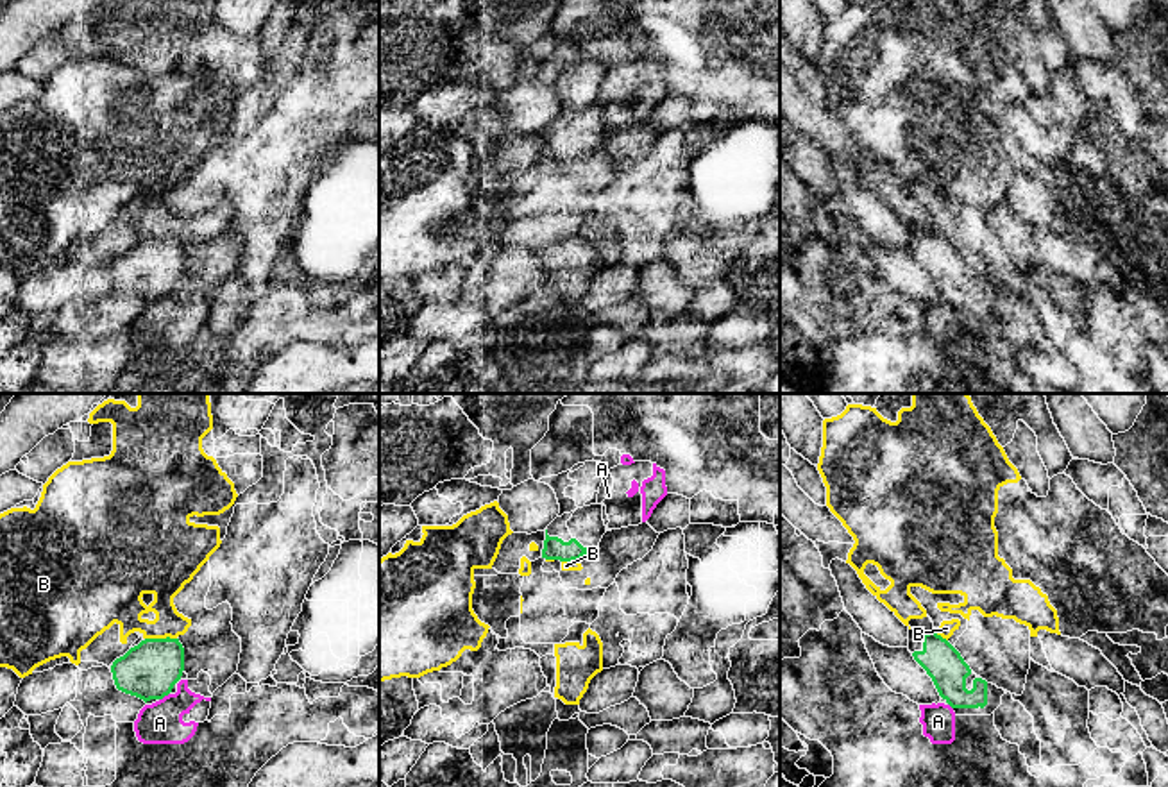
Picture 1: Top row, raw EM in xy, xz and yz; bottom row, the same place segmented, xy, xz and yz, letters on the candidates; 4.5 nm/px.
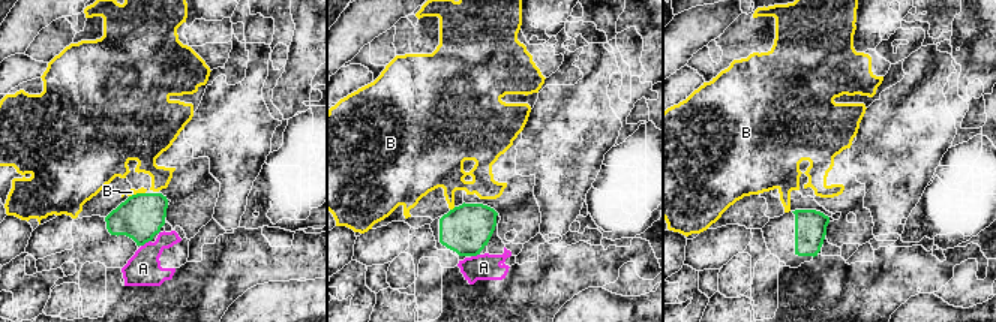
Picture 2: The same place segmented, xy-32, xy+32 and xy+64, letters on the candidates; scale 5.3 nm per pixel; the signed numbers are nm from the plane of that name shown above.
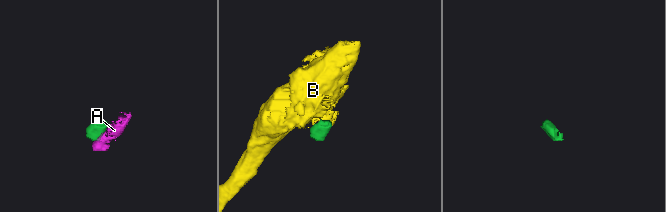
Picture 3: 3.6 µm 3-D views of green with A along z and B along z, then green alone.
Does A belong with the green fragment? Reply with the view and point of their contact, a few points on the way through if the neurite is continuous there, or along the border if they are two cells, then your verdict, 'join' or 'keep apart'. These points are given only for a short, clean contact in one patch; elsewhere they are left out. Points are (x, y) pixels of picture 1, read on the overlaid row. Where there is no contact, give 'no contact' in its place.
xy (163, 696) | along xy (169, 693), (160, 700) | keep apart

